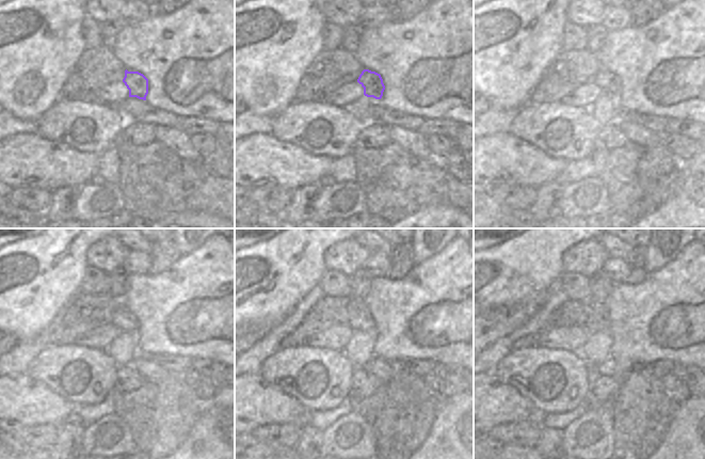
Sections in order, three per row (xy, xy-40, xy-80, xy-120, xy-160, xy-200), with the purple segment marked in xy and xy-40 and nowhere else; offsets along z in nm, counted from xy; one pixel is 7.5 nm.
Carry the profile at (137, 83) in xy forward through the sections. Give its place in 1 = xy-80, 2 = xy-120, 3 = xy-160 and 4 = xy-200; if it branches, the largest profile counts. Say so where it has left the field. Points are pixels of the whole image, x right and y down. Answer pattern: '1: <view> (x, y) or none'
1: xy-80 (609, 83)
2: xy-120 (123, 318)
3: xy-160 (359, 318)
4: xy-200 (595, 316)

